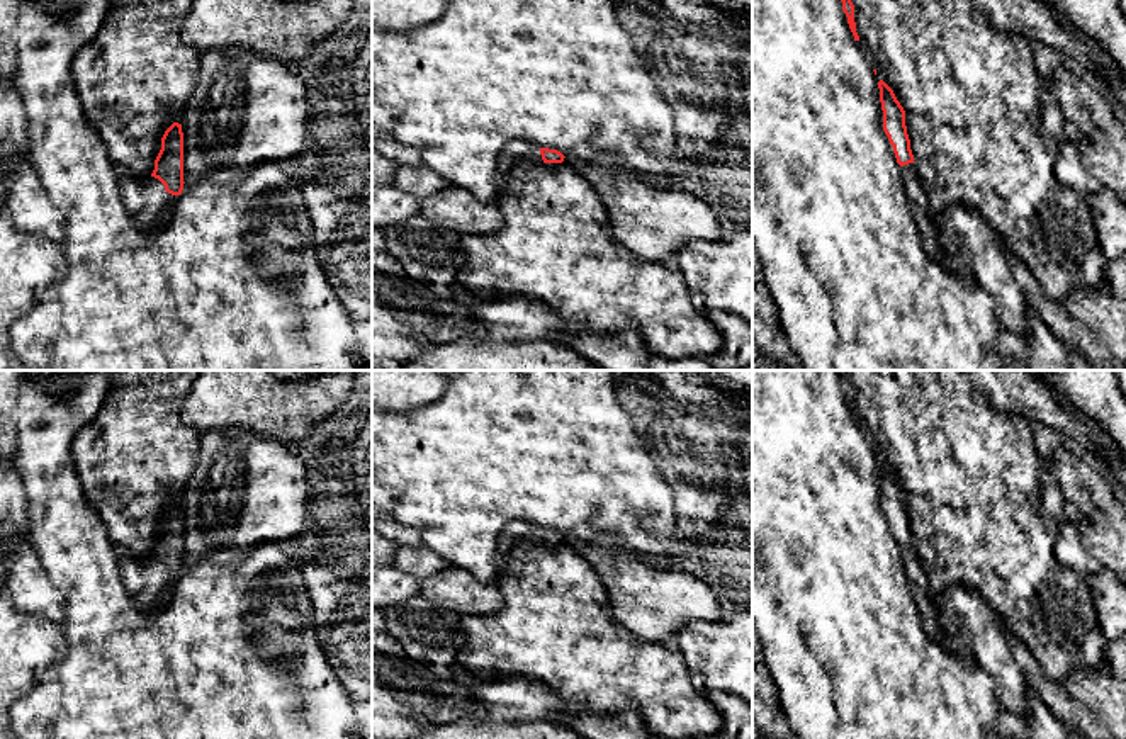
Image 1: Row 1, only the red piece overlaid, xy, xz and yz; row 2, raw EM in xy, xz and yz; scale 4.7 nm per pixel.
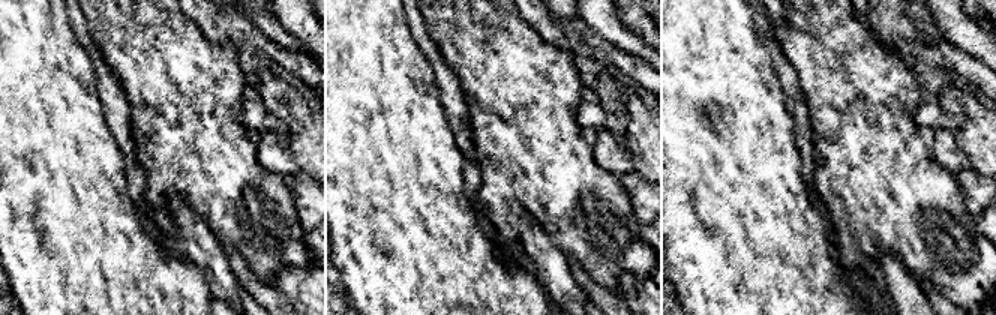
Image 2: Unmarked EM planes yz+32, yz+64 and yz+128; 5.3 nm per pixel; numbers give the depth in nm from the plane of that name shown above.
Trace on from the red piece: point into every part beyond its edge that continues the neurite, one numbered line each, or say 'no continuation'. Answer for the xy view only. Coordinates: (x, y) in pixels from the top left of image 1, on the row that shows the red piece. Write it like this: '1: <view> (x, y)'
1: xy (148, 203)

